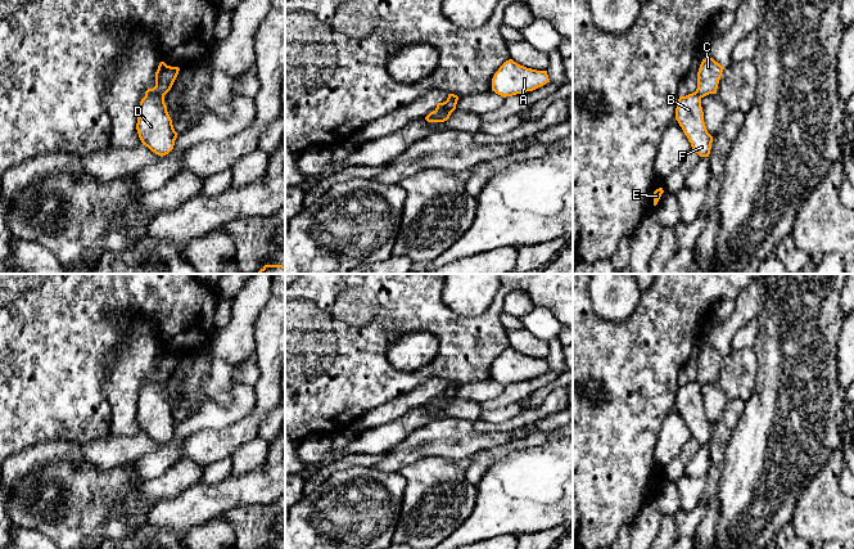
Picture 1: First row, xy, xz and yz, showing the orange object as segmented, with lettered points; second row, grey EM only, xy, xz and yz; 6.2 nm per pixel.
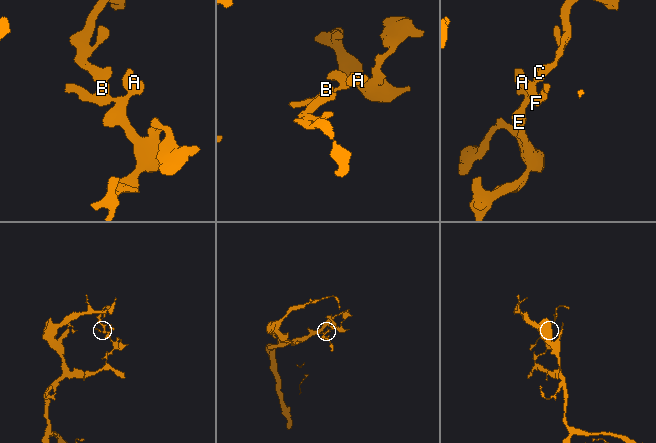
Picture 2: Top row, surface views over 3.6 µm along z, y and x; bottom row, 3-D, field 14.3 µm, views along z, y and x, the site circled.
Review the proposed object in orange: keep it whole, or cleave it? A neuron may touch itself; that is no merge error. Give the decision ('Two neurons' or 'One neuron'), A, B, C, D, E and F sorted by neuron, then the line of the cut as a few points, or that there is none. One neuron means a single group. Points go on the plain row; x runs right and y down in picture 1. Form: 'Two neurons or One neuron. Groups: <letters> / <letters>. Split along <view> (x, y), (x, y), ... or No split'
Two neurons. Groups: A B D E F / C. Split along xy (165, 382), (148, 382), (145, 385)

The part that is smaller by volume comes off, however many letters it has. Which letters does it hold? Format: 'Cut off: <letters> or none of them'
Cut off: C

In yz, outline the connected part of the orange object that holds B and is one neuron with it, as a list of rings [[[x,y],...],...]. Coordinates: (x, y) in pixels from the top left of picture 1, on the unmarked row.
[[[696,381],[679,384],[675,408],[691,431],[692,438],[700,445],[709,445],[713,424],[708,420],[704,410],[701,384]]]

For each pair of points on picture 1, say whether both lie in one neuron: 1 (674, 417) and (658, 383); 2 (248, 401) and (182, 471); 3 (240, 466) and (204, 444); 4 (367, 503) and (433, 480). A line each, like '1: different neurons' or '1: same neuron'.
1: different neurons
2: different neurons
3: different neurons
4: different neurons

